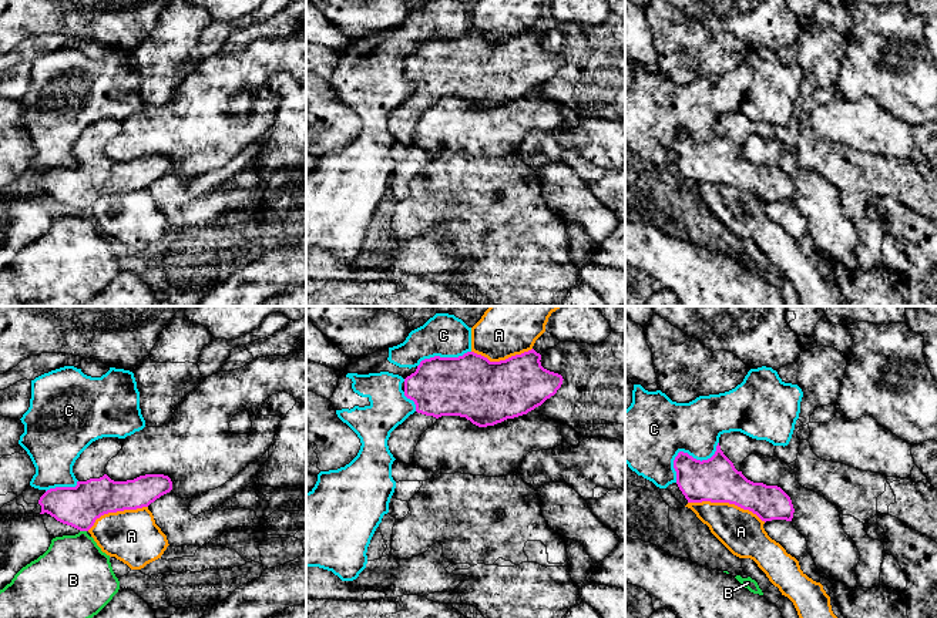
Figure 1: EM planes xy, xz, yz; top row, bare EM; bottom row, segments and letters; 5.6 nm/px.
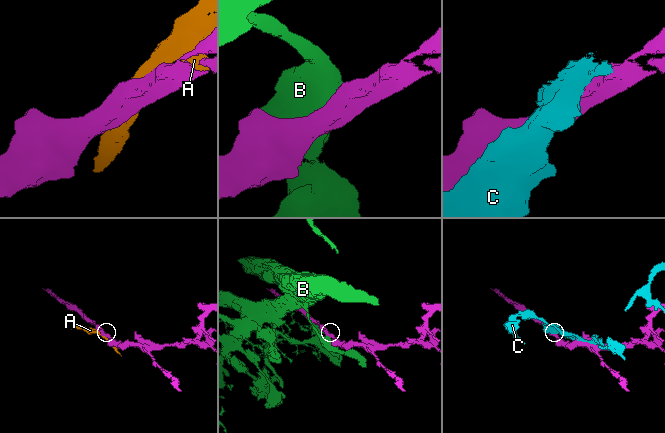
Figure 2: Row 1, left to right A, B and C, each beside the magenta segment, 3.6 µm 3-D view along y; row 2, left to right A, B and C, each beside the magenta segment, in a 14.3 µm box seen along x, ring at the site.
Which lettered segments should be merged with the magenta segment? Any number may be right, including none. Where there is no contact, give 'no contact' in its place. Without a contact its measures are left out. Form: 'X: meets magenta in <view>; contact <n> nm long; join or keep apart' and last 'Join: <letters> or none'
A: meets magenta in yz; contact 460 nm long; keep apart
B: meets magenta in xy; contact 40 nm long; keep apart
C: meets magenta in yz; contact 340 nm long; keep apart
Join: none

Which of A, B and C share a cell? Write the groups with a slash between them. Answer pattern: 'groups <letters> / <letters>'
groups A / B / C

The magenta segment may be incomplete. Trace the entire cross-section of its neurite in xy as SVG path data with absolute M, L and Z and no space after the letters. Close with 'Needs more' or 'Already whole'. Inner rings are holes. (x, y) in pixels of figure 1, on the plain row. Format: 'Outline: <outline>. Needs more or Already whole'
Outline: M118 118L93 122L73 147L77 167L47 171L38 181L40 195L47 194L63 205L88 212L104 195L148 188L172 171L171 159L164 155L111 161L105 148L121 130L122 120Z. Needs more

